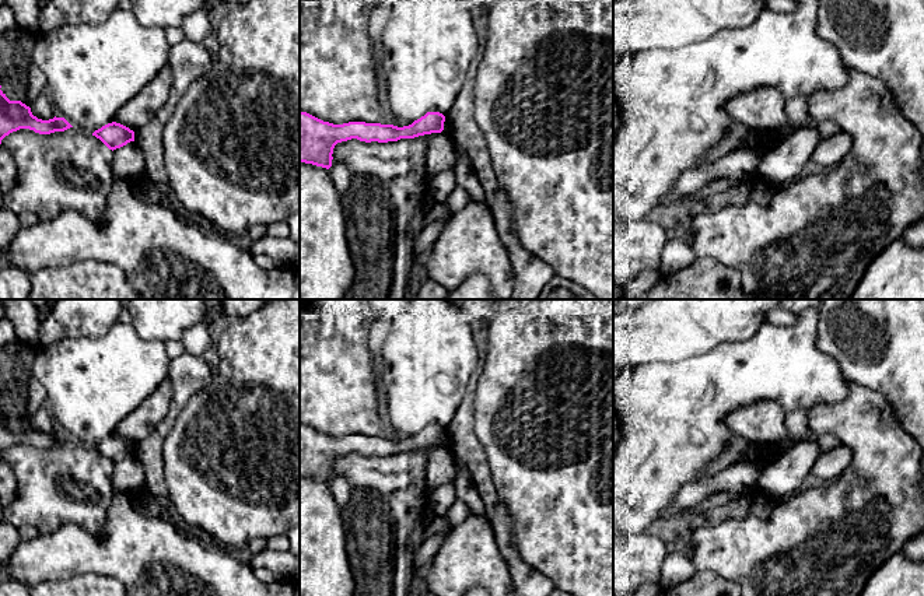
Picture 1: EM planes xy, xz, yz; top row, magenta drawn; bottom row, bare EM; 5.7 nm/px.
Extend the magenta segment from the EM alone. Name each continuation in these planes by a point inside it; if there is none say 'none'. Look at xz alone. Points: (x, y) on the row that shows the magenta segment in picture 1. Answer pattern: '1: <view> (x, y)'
none

